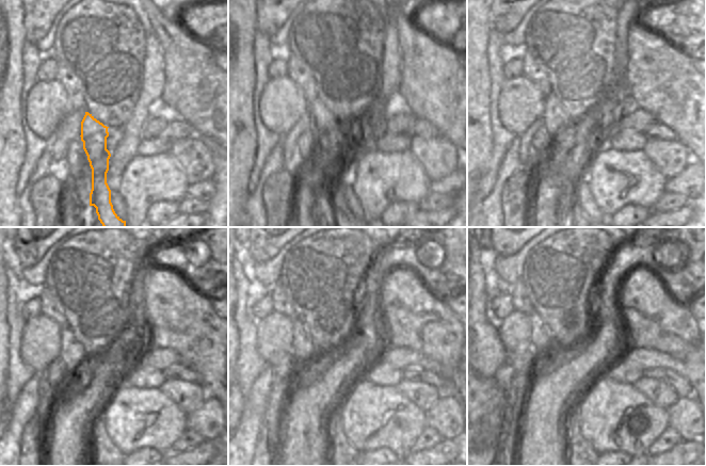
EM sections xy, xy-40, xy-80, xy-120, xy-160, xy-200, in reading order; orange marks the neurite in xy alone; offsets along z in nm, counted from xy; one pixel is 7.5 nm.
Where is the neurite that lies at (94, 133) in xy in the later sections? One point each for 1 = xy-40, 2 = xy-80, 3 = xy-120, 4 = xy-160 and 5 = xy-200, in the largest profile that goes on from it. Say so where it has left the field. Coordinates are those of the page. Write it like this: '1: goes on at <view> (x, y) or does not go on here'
1: goes on at xy-40 (333, 133)
2: goes on at xy-80 (556, 119)
3: goes on at xy-120 (76, 359)
4: goes on at xy-160 (303, 349)
5: goes on at xy-200 (541, 343)

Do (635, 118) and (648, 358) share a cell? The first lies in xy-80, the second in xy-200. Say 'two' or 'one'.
one

